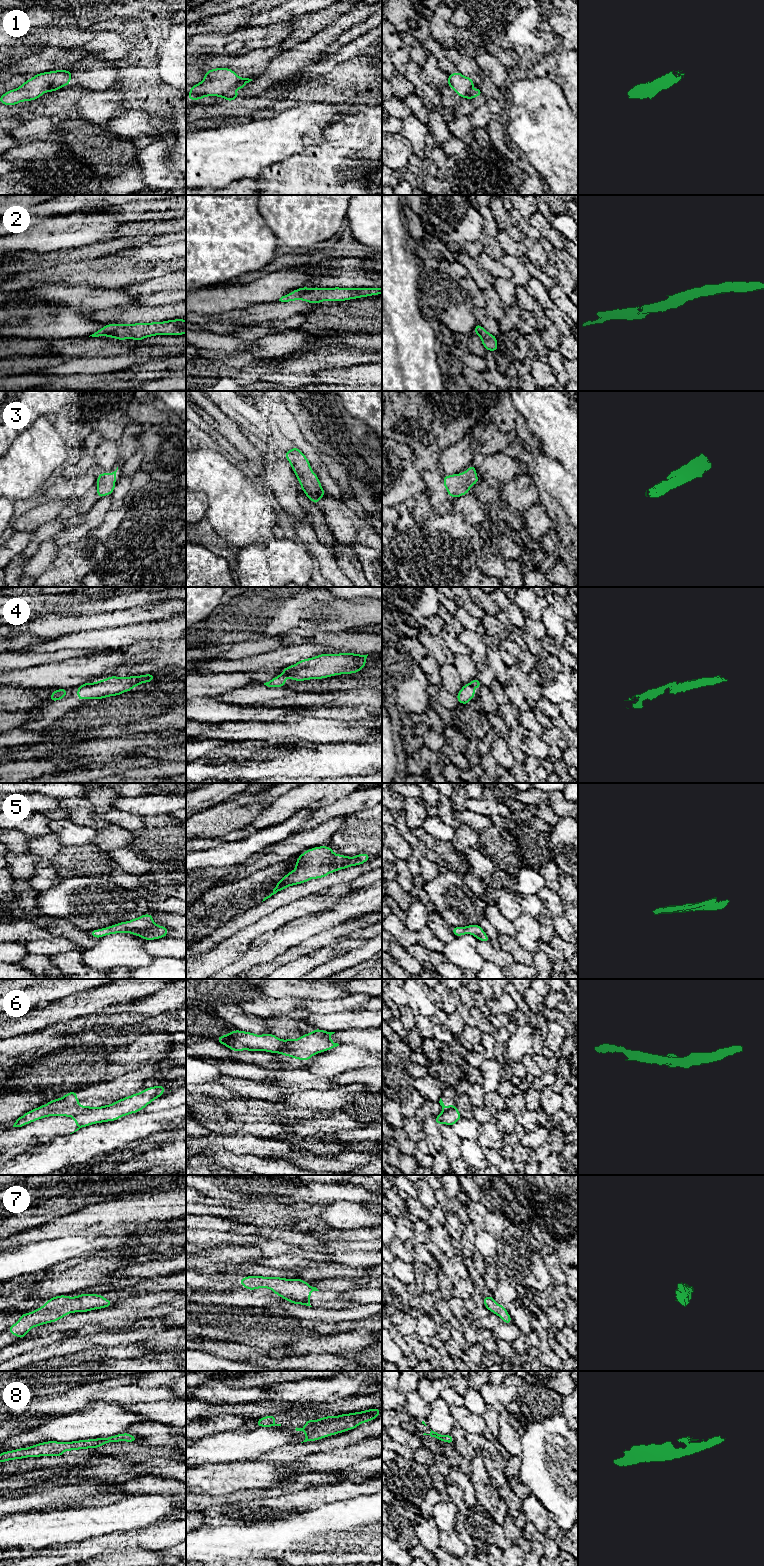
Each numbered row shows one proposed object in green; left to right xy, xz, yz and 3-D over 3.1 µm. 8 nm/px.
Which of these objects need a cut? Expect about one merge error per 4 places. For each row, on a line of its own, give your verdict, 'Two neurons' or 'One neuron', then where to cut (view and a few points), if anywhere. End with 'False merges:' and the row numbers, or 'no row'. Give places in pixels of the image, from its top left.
1: One neuron. No split
2: One neuron. No split
3: One neuron. No split
4: One neuron. No split
5: One neuron. No split
6: Two neurons. Split along xy (92, 1107), (73, 1116)
7: One neuron. No split
8: One neuron. No split
False merges: 6

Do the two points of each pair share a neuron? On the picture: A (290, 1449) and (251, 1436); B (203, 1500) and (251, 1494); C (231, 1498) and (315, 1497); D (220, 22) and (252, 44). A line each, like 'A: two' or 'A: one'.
A: two
B: one
C: two
D: two

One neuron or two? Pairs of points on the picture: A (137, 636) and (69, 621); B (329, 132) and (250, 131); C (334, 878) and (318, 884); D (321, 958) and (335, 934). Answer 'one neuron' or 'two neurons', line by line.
A: two neurons
B: two neurons
C: one neuron
D: two neurons

